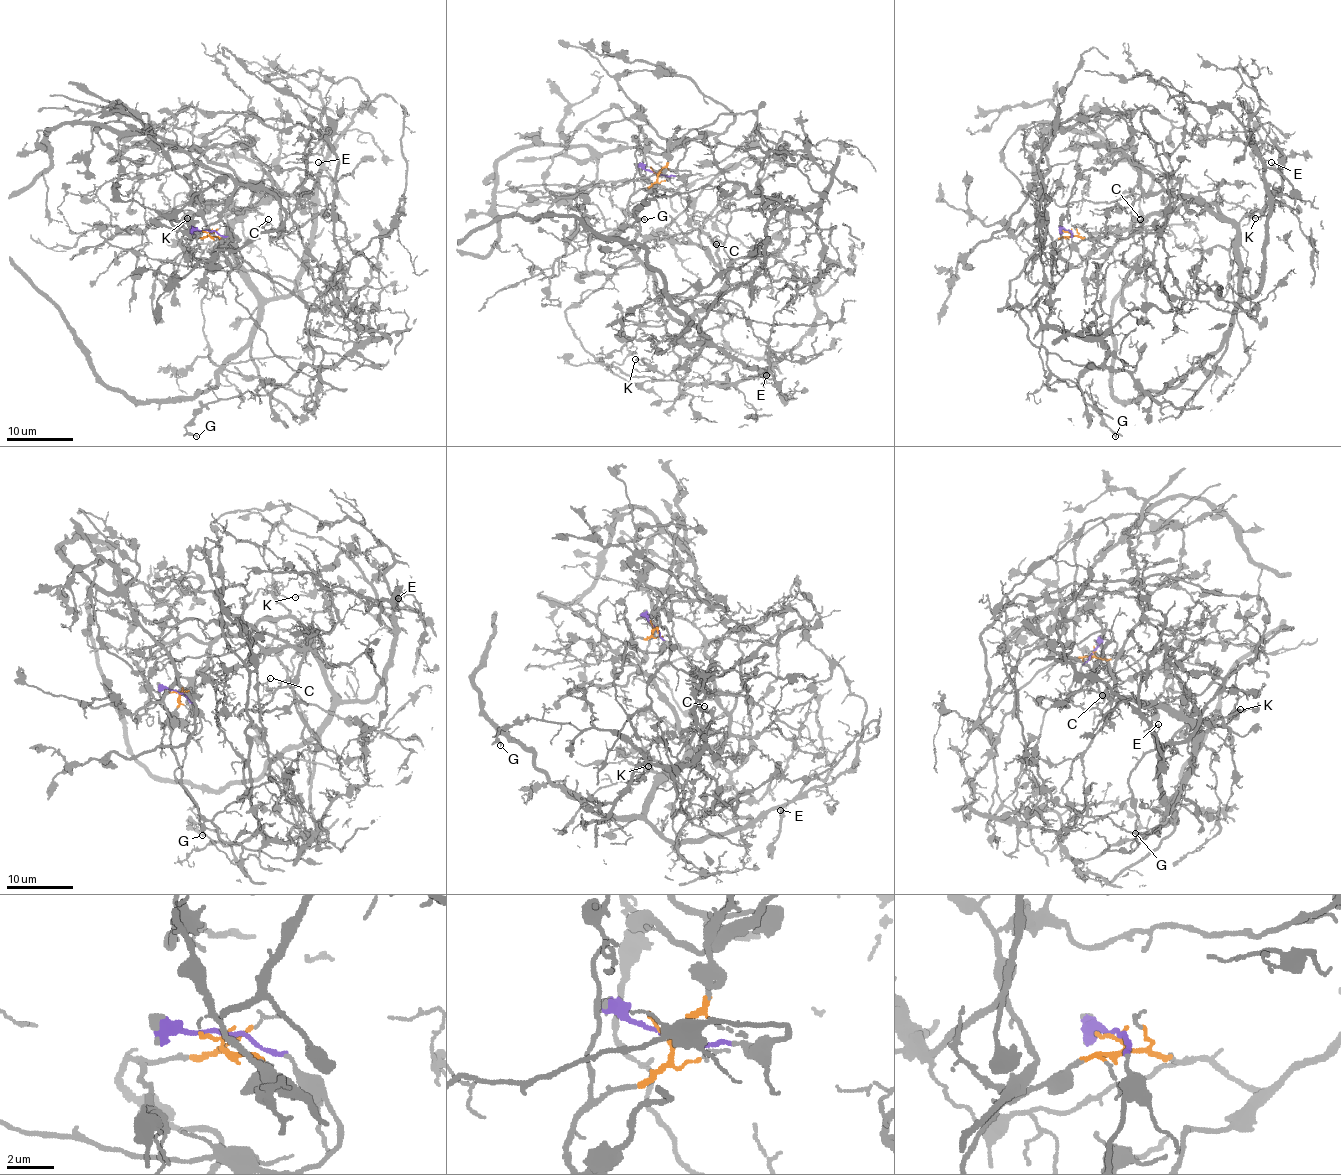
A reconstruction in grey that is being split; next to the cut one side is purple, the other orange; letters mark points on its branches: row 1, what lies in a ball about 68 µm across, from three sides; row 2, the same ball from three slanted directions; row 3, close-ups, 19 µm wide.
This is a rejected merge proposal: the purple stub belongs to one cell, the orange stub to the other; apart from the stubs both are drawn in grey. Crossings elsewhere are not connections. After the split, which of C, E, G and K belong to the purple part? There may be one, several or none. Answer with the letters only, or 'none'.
G

